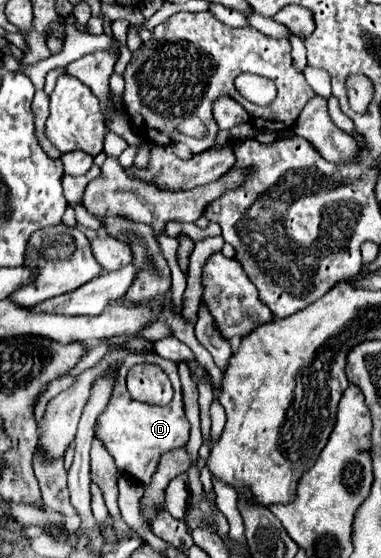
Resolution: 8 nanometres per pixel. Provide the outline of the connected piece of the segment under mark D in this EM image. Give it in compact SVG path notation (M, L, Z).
M155 352L143 354L143 362L159 364L167 374L173 384L175 396L167 406L153 406L153 404L143 404L137 402L129 396L125 388L125 372L135 364L135 354L129 354L125 362L121 364L117 372L117 382L113 388L113 396L105 408L105 412L99 416L95 424L95 436L103 440L107 452L113 456L117 470L121 474L131 474L135 480L139 480L143 486L151 484L151 476L155 474L155 468L161 460L161 456L173 448L181 448L189 440L189 420L183 410L183 400L181 400L181 384L179 384L179 374L177 374L177 364L173 360L161 358Z

